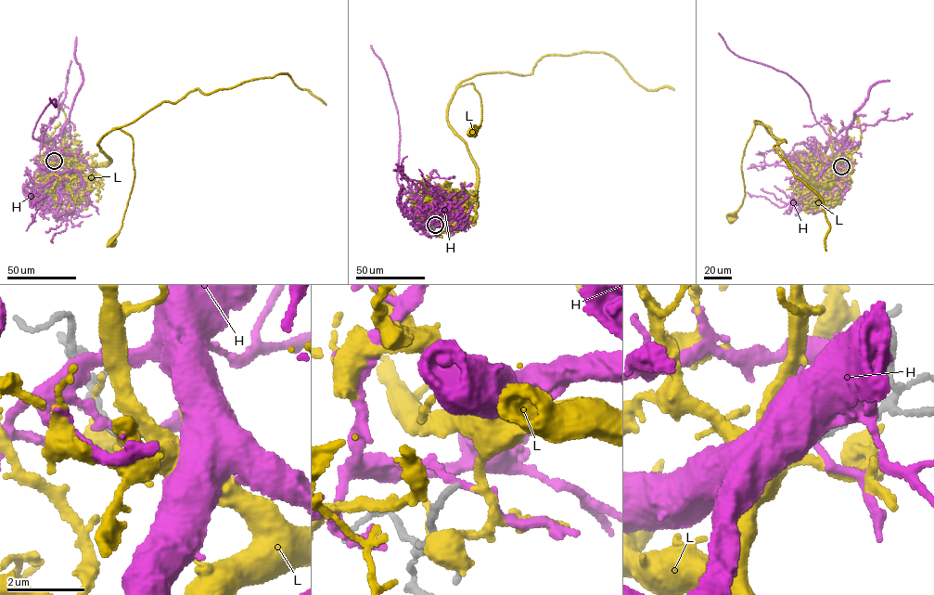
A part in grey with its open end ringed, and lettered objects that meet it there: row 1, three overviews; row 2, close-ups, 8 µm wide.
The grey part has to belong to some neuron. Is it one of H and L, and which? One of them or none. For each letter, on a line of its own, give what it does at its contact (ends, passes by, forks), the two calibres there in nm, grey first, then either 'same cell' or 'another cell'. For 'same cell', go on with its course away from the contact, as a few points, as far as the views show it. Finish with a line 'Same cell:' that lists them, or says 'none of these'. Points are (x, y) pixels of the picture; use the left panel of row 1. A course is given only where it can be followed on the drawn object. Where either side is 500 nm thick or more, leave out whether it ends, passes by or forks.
H: it passes by; calibres 160 and 170 nm; another cell
L: it passes by; calibres 180 and 300 nm; another cell
Same cell: none of these

